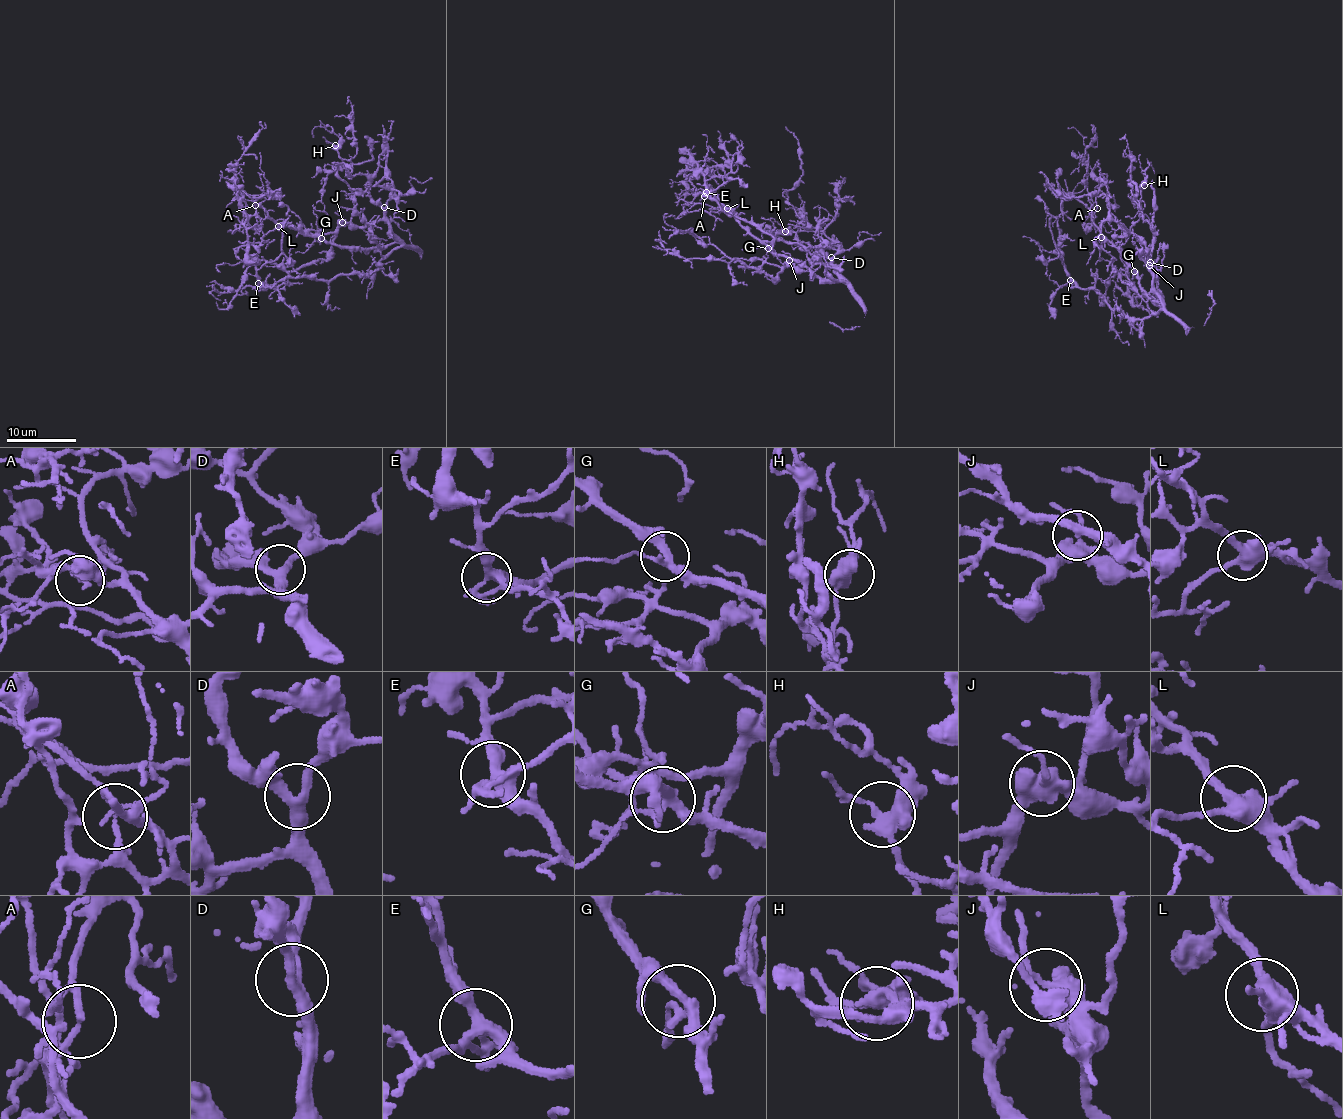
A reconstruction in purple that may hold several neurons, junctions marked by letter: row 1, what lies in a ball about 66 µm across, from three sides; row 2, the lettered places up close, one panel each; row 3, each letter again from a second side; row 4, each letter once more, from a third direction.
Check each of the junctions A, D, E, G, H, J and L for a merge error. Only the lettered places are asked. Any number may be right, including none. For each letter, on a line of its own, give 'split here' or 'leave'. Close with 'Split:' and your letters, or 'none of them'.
A: leave
D: leave
E: leave
G: leave
H: leave
J: leave
L: leave
Split: none of them

